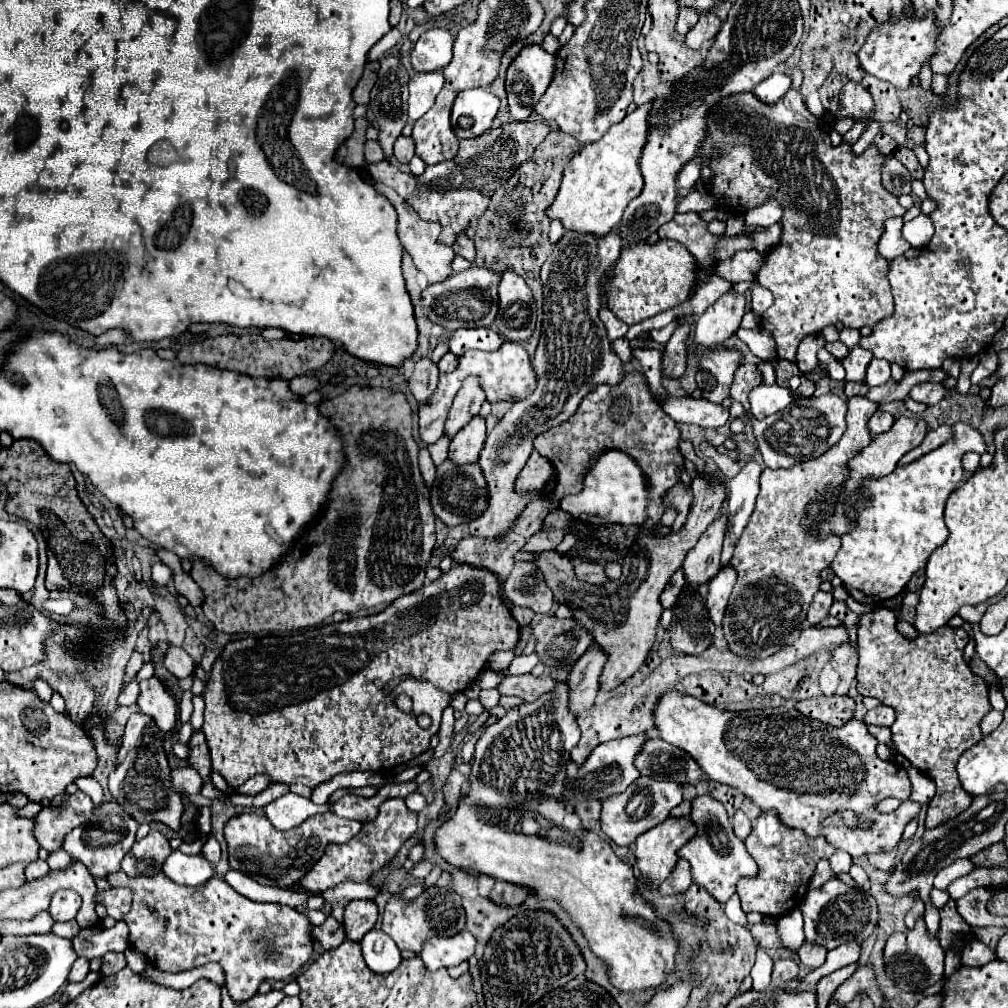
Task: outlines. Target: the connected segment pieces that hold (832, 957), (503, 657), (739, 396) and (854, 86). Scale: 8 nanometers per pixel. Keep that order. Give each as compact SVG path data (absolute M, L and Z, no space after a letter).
M858 943L840 945L838 949L828 951L826 963L807 974L801 983L804 985L816 985L822 977L830 975L832 971L842 969L842 967L846 967L850 963L856 963L858 957L860 957L860 945Z
M516 647L510 651L496 652L496 654L493 656L495 665L488 665L488 669L493 672L500 672L507 669L515 657L515 648Z
M742 363L736 373L734 373L734 381L732 381L732 387L730 387L730 393L732 393L732 399L734 401L740 401L746 409L750 409L750 403L748 403L748 393L758 387L762 383L762 375L758 371L756 365L752 363Z
M854 81L846 83L846 87L842 89L840 103L842 103L842 109L836 113L836 117L860 119L860 117L866 117L866 113L874 107L874 101L872 101L870 93Z

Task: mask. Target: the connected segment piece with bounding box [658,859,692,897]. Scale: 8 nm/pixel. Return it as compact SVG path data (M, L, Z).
M680 859L676 869L670 873L670 877L658 887L660 895L668 897L668 895L680 895L684 893L688 887L692 885L692 873L690 873L690 863Z

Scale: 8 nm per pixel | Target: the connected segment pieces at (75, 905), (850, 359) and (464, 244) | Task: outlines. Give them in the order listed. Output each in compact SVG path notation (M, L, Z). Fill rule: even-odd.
M60 889L52 897L48 913L52 915L54 921L72 921L76 917L80 905L82 905L82 897L78 897L78 893L74 893L70 889Z
M860 345L852 347L850 353L842 359L842 365L846 369L846 381L864 381L866 379L866 367L874 355L868 349L862 349Z
M466 235L462 237L458 237L458 241L452 245L452 249L454 249L454 253L456 255L462 255L464 259L468 259L470 263L474 263L474 259L476 259L476 249L474 249L474 243L472 243L472 239L468 239Z

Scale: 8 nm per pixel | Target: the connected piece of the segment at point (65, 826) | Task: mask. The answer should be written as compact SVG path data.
M82 791L70 795L68 803L60 803L54 809L42 809L36 815L36 825L34 825L34 835L40 847L48 851L58 851L62 847L66 833L88 821L92 813L94 813L94 803Z

